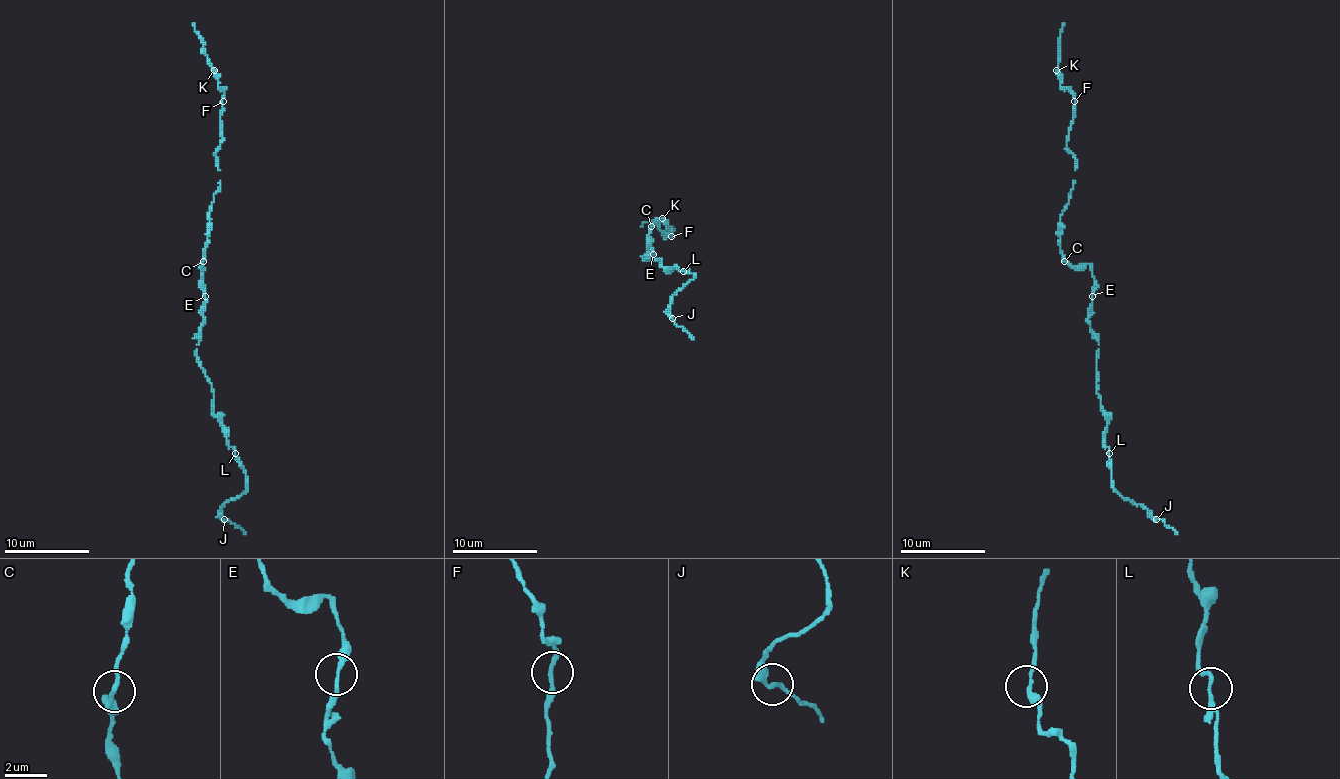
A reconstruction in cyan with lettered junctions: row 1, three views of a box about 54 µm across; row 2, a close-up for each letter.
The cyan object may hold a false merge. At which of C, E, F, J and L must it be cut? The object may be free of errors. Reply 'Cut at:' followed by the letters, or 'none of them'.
Cut at: none of them

